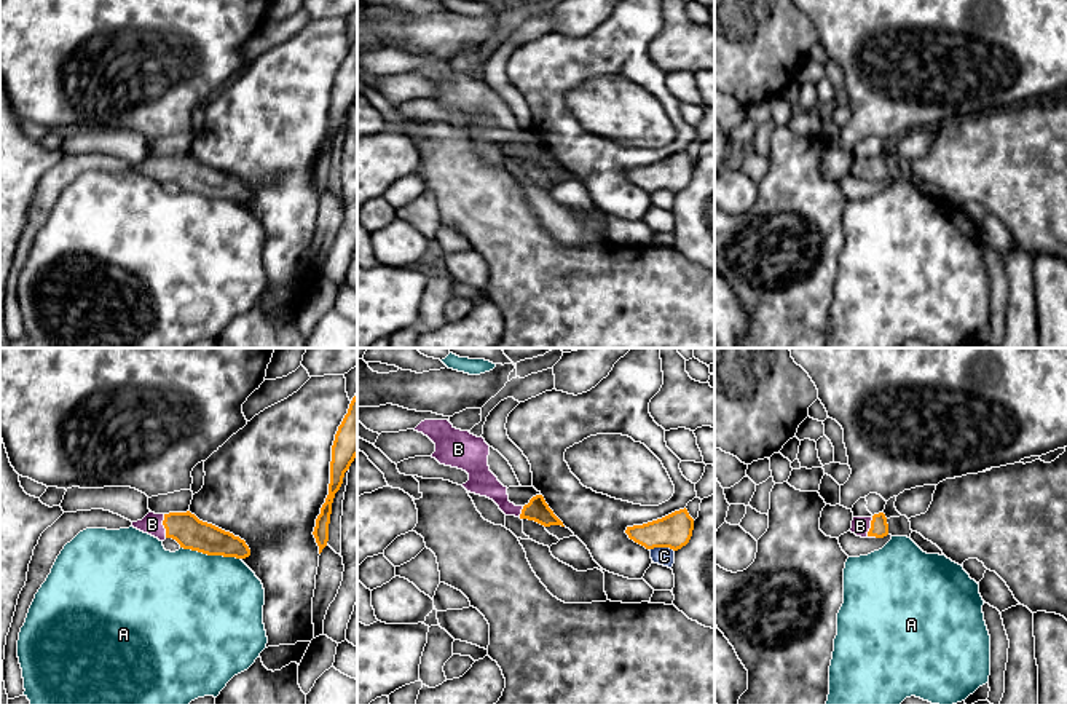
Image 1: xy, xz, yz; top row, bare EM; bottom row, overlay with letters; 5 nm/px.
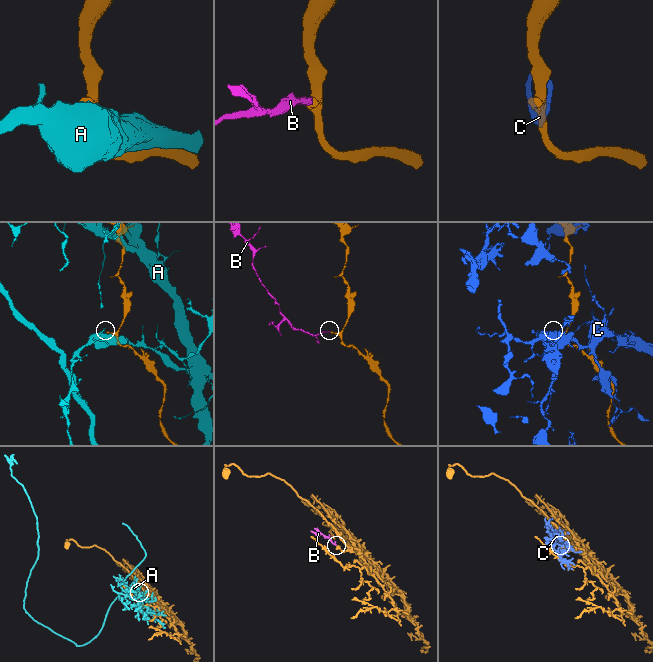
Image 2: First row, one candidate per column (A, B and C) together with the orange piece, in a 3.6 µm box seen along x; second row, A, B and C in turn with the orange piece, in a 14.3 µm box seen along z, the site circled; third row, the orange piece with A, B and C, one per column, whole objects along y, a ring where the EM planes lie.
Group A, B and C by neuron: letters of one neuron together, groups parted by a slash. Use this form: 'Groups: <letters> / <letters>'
Groups: A / B / C

